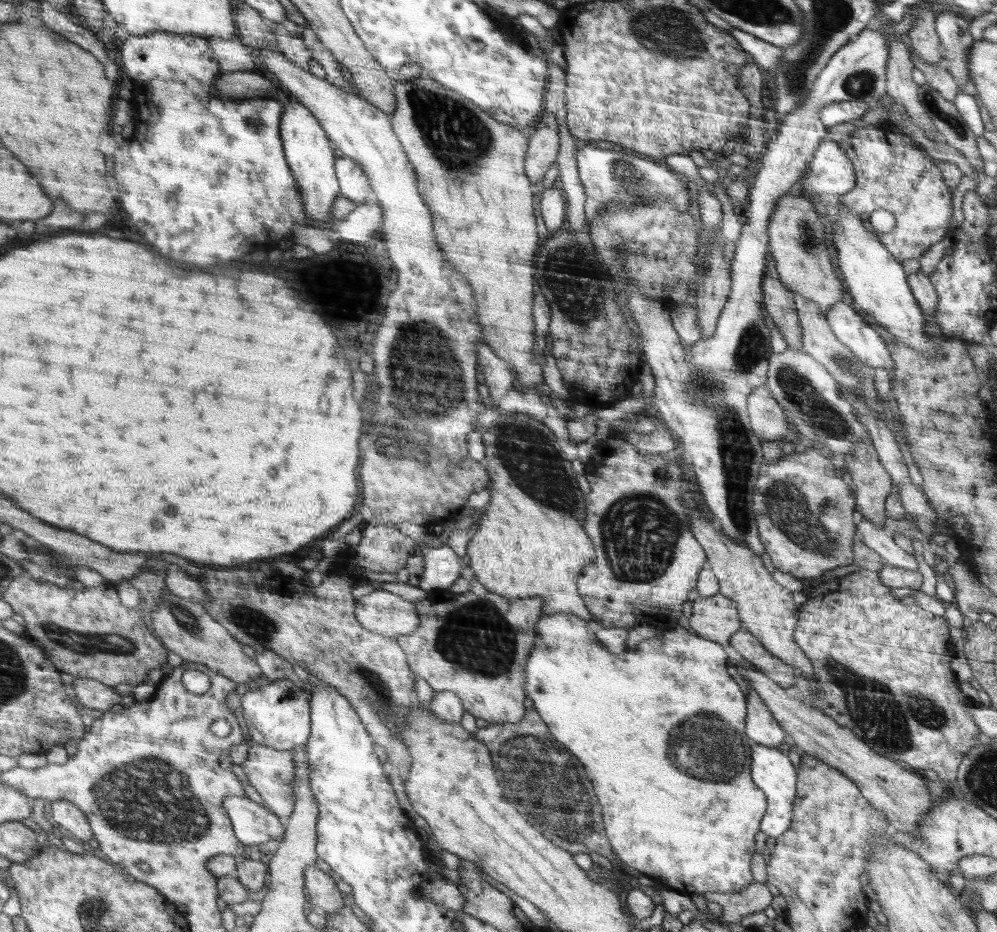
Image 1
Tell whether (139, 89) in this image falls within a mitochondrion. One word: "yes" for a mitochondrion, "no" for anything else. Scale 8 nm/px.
no

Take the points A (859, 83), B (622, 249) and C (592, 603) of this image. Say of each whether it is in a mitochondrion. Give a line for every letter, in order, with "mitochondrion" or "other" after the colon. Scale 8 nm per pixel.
A: mitochondrion
B: mitochondrion
C: other

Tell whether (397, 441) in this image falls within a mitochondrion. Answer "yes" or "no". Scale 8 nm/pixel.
yes

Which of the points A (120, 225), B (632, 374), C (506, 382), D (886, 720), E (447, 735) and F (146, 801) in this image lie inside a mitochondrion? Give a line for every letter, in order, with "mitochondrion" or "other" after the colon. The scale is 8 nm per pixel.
A: other
B: other
C: other
D: mitochondrion
E: other
F: mitochondrion

